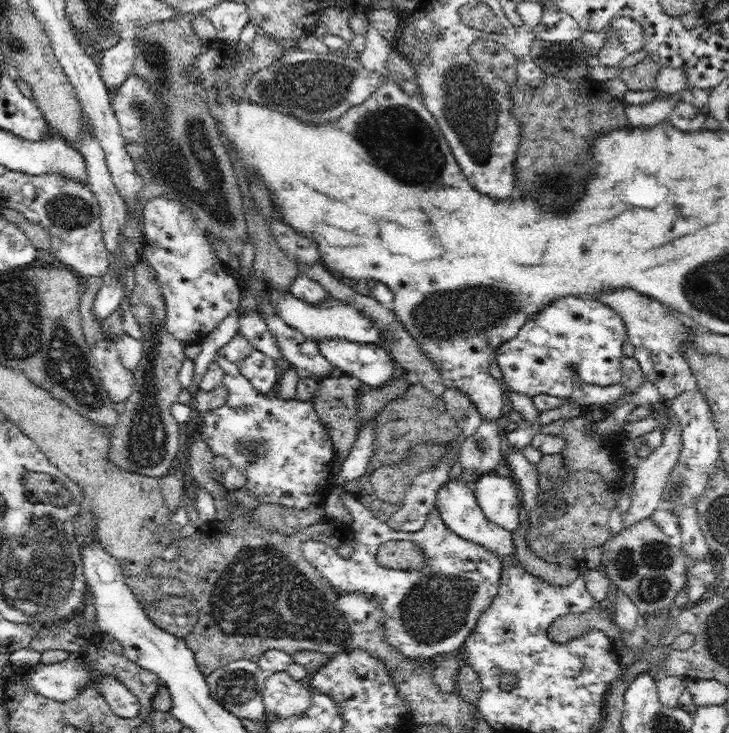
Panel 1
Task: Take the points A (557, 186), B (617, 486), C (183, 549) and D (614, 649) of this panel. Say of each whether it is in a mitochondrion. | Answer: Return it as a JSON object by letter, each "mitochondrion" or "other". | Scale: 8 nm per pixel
{"A":"mitochondrion","B":"other","C":"other","D":"other"}

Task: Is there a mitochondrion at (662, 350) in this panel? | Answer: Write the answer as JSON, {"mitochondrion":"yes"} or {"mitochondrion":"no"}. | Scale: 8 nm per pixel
{"mitochondrion":"no"}

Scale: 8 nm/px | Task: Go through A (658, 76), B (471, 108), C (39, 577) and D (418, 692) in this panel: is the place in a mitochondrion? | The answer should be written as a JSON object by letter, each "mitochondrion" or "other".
{"A":"other","B":"mitochondrion","C":"mitochondrion","D":"other"}

